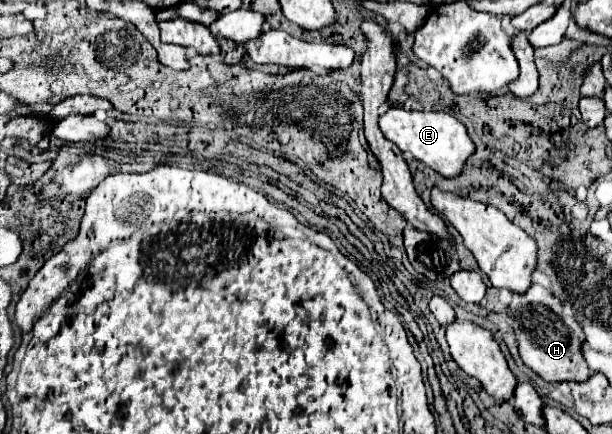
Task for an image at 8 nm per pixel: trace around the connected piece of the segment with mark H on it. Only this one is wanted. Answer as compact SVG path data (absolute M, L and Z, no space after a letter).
M532 284L522 294L512 294L508 316L516 318L516 340L522 362L548 382L578 382L590 376L590 370L580 354L584 332L572 316L562 314L562 304L546 288Z

